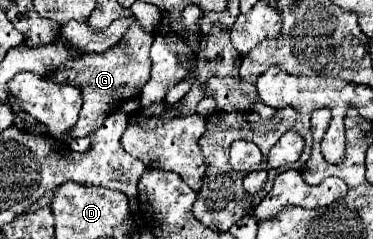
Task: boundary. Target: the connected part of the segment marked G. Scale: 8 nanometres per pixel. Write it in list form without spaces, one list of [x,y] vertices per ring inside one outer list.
[[[135,22],[127,30],[127,34],[119,42],[119,46],[111,48],[105,54],[85,54],[81,58],[69,60],[65,70],[59,68],[57,80],[79,86],[83,92],[83,108],[81,108],[79,120],[77,120],[75,128],[67,134],[67,138],[89,136],[93,130],[97,130],[103,124],[103,120],[115,110],[117,104],[121,106],[127,98],[135,98],[141,94],[141,88],[147,84],[149,74],[151,74],[151,58],[149,58],[151,44],[153,44],[153,36],[147,34],[145,30],[141,30],[139,24]]]

